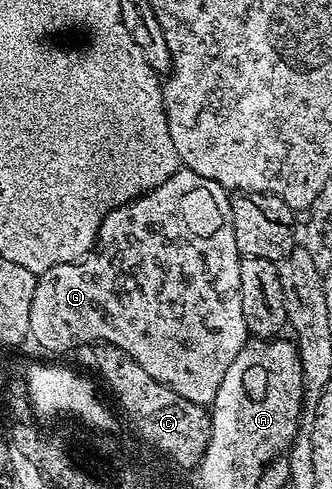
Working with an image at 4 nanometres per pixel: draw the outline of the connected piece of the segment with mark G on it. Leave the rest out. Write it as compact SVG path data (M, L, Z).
M181 168L156 190L109 212L95 249L86 258L57 264L36 277L29 308L31 338L41 349L55 354L108 342L129 352L153 380L173 388L177 396L210 407L229 364L237 360L237 352L249 340L245 308L241 308L240 257L233 234L231 194L217 180Z

